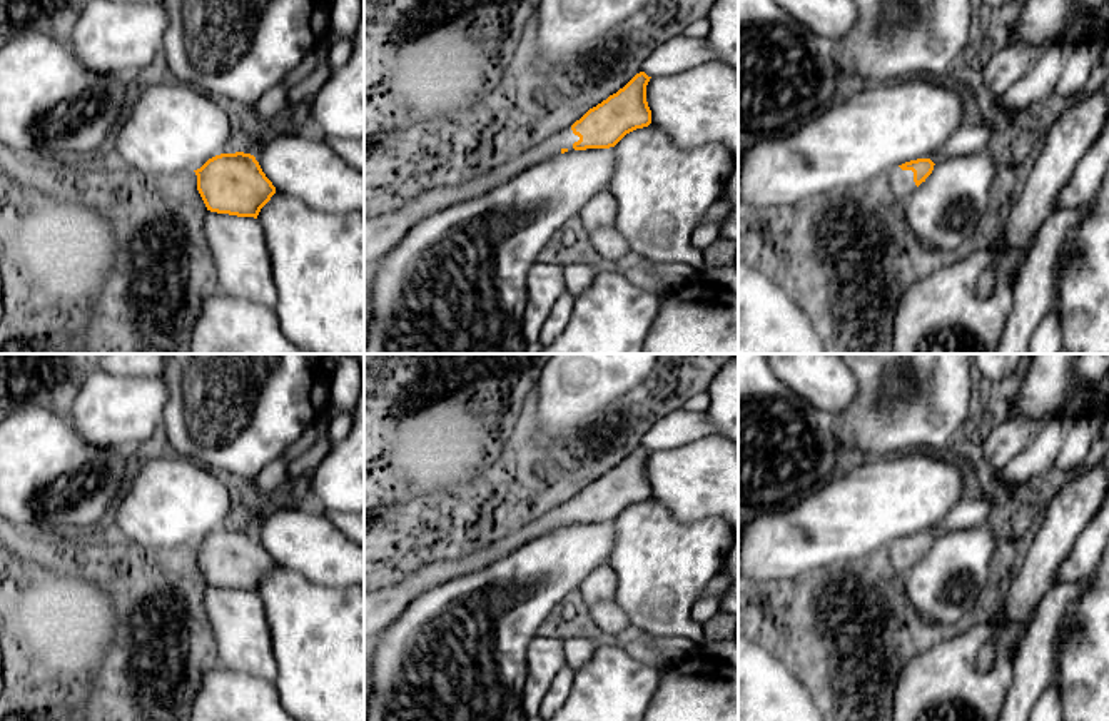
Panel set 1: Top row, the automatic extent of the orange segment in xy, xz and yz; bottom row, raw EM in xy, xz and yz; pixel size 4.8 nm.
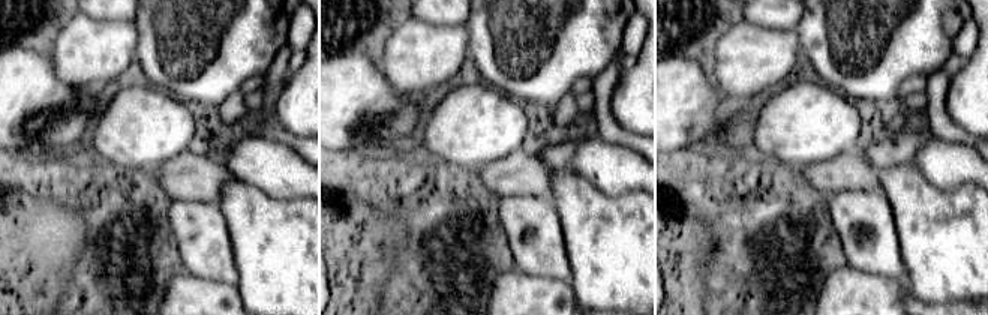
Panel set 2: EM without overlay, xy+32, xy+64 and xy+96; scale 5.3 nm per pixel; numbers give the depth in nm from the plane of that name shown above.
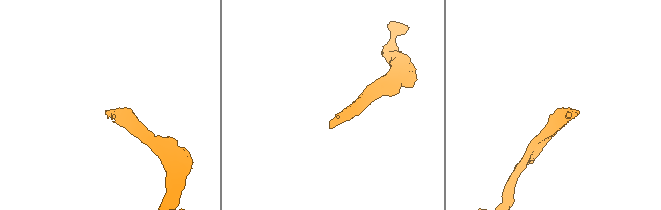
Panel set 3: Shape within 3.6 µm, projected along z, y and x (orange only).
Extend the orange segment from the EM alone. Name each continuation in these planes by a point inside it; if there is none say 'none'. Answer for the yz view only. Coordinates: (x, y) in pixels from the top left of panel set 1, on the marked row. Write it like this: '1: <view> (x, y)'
1: yz (902, 184)

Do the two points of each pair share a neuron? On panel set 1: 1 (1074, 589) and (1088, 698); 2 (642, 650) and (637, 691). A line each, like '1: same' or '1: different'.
1: different
2: different

